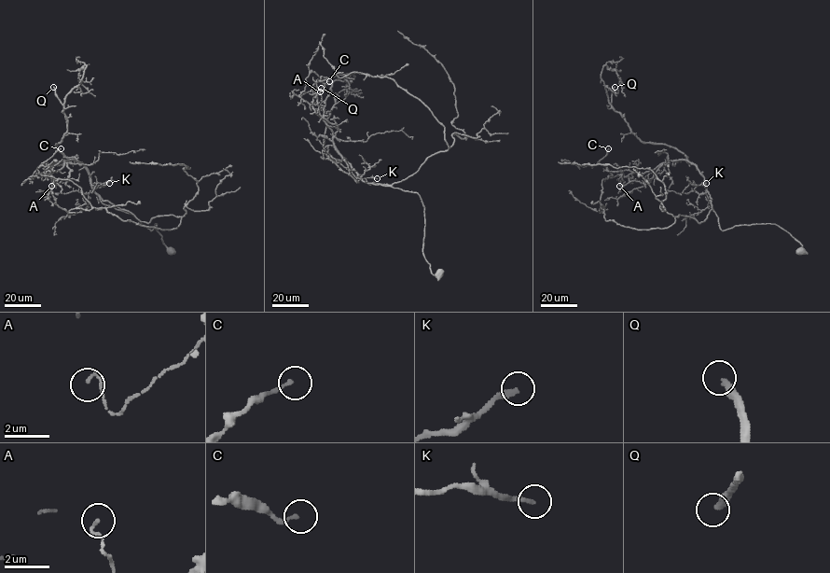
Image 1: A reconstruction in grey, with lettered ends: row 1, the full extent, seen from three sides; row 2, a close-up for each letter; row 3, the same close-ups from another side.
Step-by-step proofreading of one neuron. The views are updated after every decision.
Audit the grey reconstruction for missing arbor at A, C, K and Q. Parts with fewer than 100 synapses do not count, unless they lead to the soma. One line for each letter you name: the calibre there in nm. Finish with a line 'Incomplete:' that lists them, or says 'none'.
Q: calibre 340 nm
Incomplete: Q

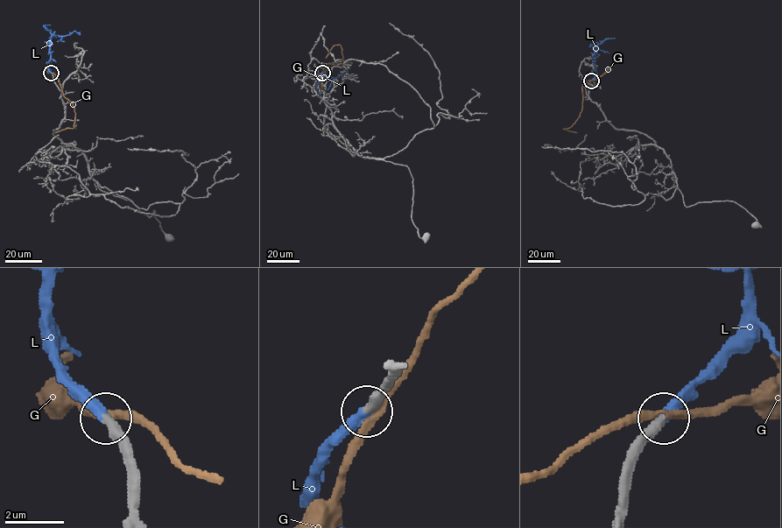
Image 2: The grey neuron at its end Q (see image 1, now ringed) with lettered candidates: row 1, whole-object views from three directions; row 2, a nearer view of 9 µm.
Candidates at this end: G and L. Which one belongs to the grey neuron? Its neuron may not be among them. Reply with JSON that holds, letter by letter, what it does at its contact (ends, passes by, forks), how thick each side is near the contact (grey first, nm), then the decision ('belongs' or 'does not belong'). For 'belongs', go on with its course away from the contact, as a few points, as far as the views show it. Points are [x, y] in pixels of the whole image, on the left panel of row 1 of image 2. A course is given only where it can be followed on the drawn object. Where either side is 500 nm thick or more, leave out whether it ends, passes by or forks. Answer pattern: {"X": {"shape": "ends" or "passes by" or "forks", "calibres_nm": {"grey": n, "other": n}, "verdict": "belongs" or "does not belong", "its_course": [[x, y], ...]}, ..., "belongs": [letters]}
{"G": {"shape": "passes by", "calibres_nm": {"grey": 400, "other": 280}, "verdict": "does not belong"}, "L": {"shape": "ends", "calibres_nm": {"grey": 400, "other": 360}, "verdict": "belongs", "its_course": [[52, 73], [47, 66], [51, 38], [74, 31], [79, 34]]}, "belongs": ["L"]}

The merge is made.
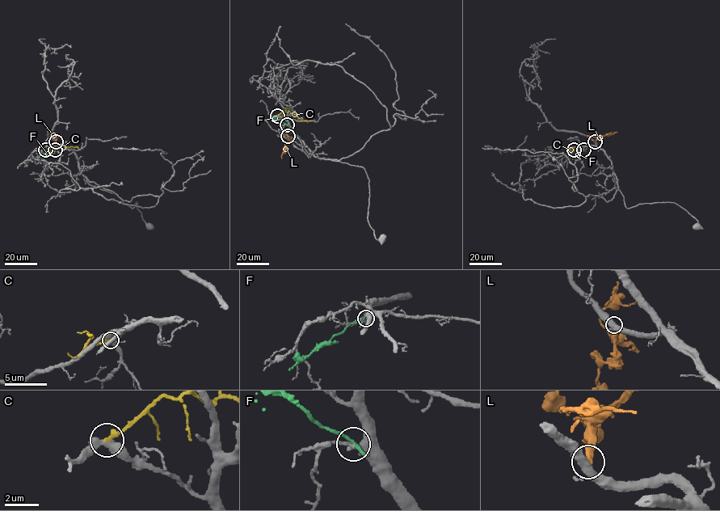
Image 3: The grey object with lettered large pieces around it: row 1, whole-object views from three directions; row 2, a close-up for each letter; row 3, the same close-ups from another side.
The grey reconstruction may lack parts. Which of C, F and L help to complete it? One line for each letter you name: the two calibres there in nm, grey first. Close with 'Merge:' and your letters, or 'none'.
Merge: none

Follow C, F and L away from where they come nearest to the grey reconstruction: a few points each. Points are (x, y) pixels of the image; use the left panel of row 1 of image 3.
C: (45, 149), (53, 151), (70, 146), (78, 148)
F: (55, 149), (40, 159)
L: (56, 141), (49, 132)

